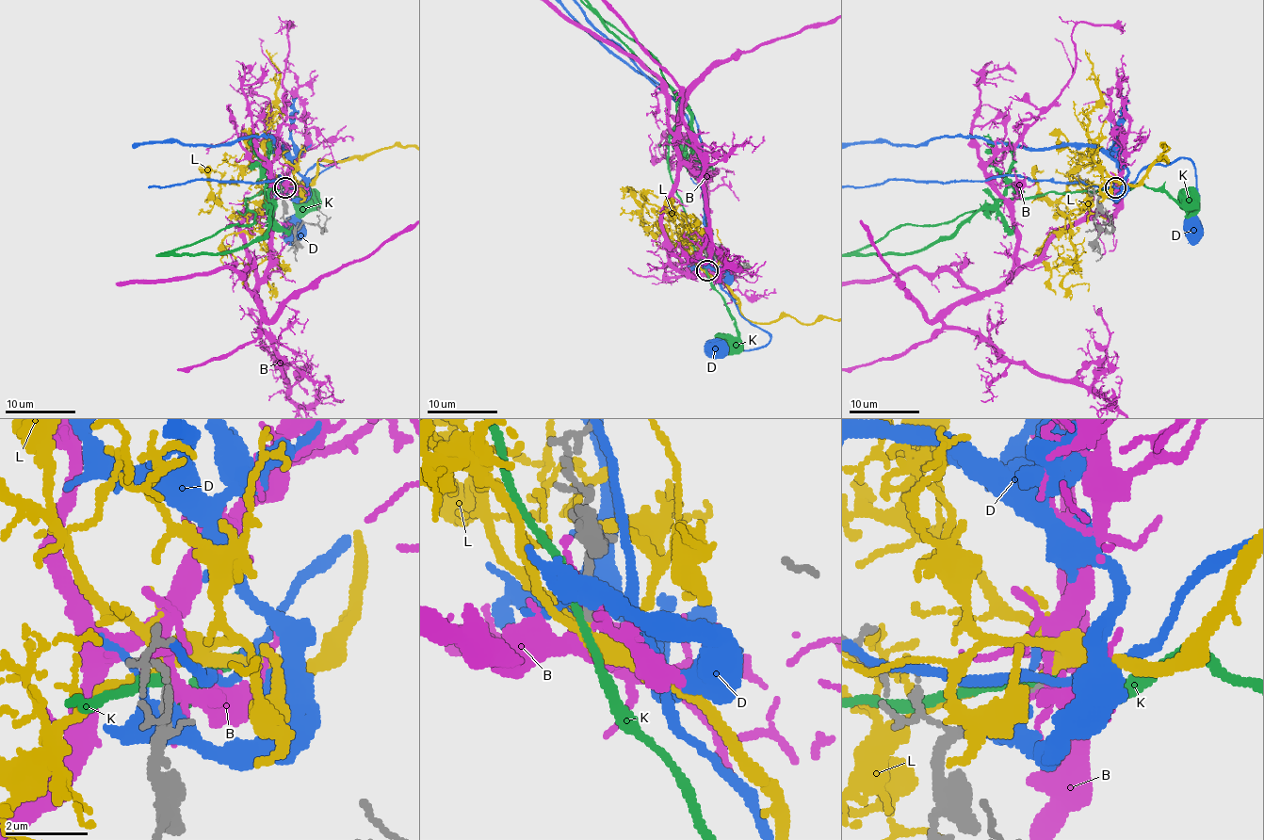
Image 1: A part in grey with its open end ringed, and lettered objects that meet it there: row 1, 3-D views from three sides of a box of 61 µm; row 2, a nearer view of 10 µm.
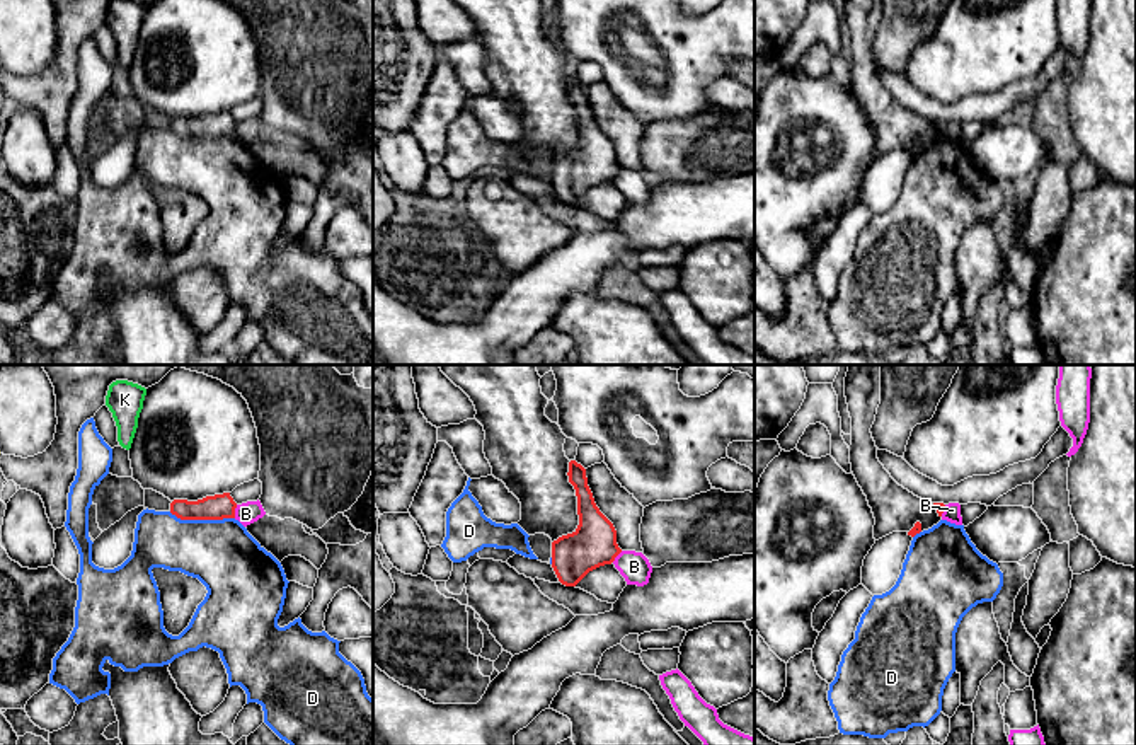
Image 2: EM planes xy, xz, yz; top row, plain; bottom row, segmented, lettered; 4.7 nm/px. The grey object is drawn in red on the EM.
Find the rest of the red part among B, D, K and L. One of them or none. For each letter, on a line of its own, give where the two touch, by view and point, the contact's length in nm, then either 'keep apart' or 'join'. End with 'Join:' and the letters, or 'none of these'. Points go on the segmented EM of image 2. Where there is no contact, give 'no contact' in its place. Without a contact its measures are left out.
B: xy (234, 512) | 70 nm | keep apart
D: xy (201, 519) | 320 nm | keep apart
K: no contact | keep apart
L: no contact | join
Join: L

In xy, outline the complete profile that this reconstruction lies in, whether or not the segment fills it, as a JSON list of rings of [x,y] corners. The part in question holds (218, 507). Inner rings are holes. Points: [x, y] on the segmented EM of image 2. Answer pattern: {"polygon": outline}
{"polygon": [[[230,493],[206,496],[198,501],[174,500],[170,513],[181,520],[223,520],[235,518],[237,503]]]}

